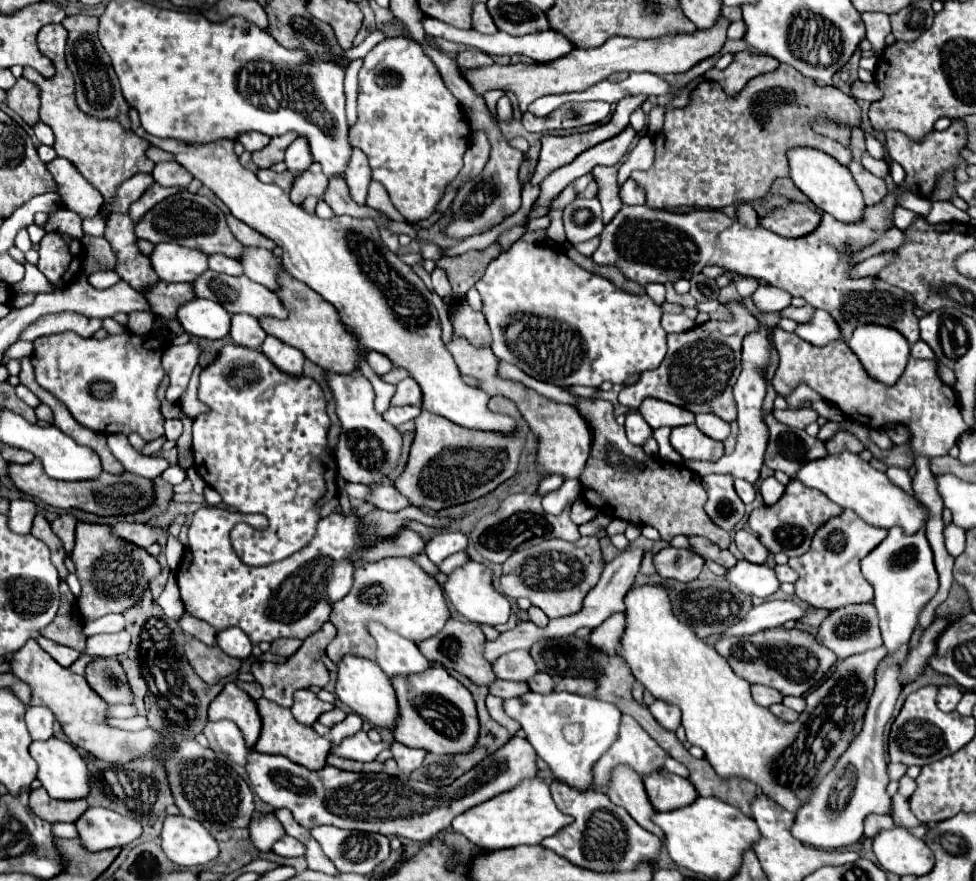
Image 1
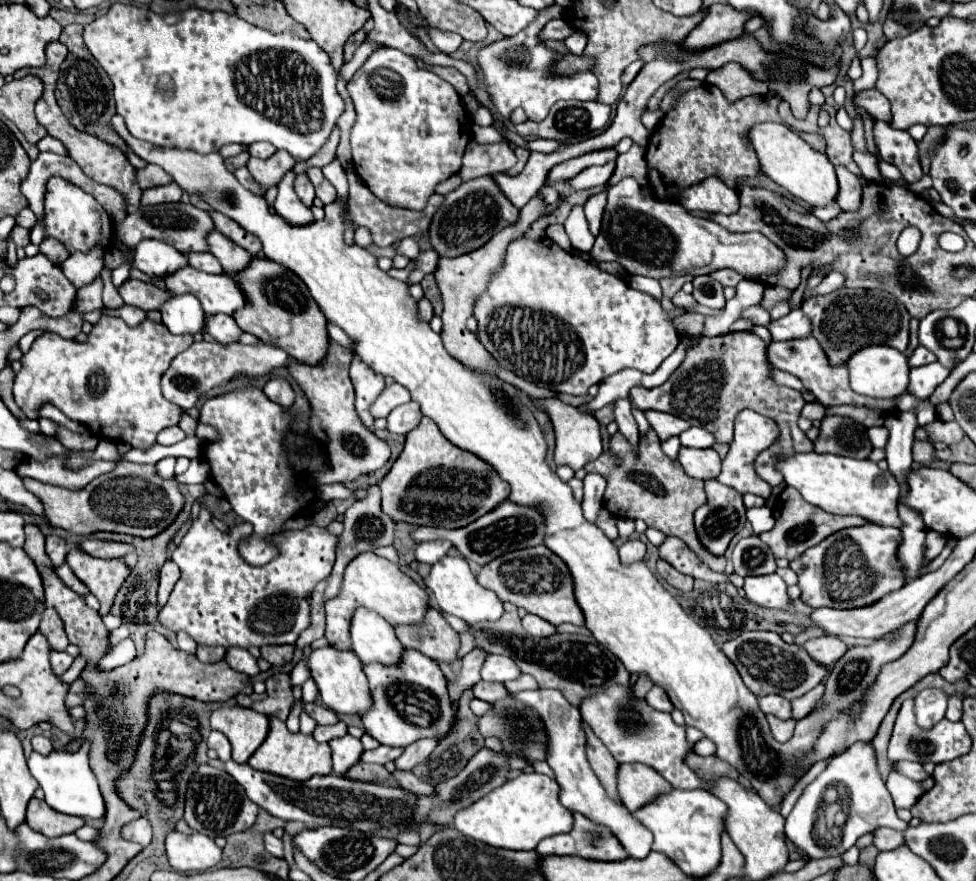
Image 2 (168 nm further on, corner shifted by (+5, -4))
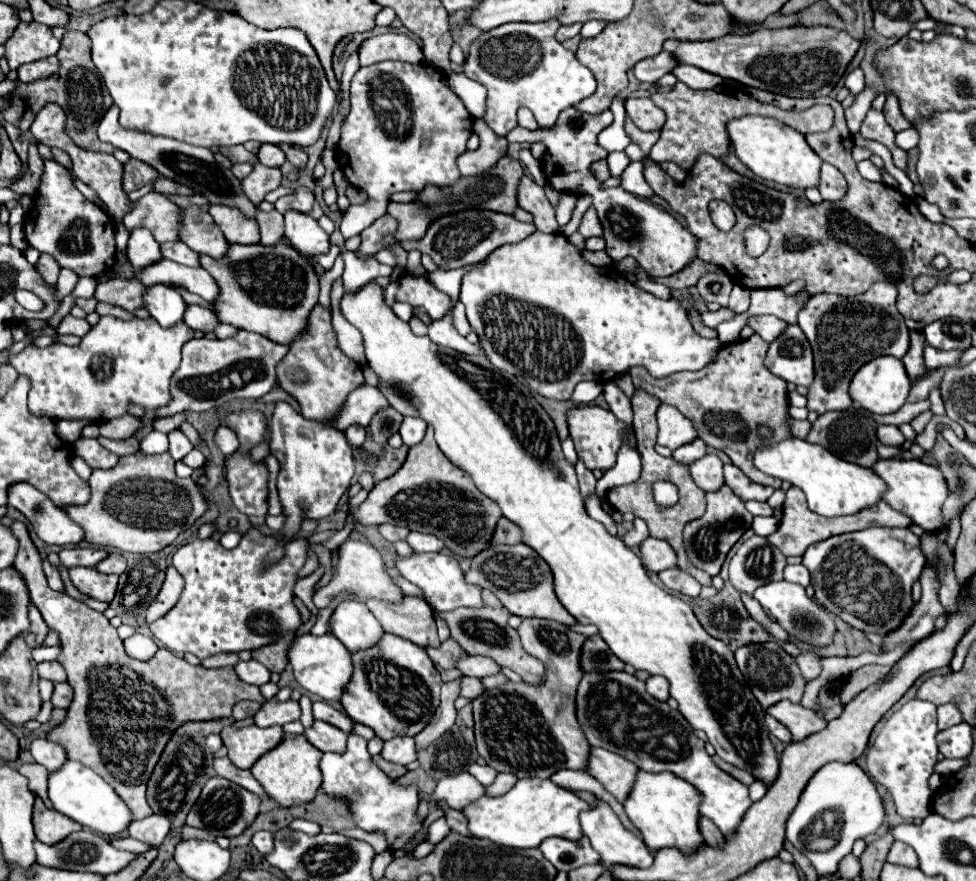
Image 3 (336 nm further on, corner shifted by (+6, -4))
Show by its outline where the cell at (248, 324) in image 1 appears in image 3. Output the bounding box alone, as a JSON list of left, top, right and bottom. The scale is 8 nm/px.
[184,306,220,334]

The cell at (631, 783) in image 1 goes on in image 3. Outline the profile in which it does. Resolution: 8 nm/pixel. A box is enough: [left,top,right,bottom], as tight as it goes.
[472,618,592,778]

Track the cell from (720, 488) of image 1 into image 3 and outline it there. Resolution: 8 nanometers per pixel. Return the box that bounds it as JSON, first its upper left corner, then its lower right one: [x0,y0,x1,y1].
[684,484,754,576]

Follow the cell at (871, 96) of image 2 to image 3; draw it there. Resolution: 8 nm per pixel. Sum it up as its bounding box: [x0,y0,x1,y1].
[884,94,912,132]

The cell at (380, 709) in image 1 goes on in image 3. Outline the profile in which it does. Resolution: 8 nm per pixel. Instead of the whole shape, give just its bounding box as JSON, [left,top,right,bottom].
[288,634,354,702]

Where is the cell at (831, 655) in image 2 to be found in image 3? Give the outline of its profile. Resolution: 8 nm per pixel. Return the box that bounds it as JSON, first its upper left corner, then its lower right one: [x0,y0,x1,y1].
[796,652,822,680]

